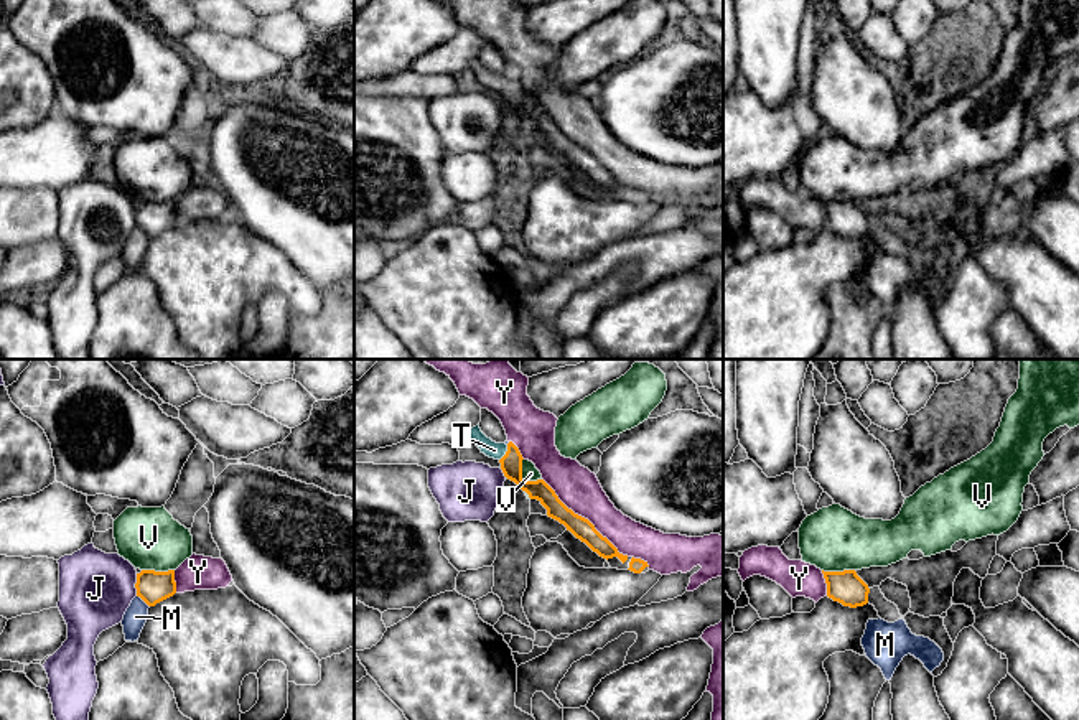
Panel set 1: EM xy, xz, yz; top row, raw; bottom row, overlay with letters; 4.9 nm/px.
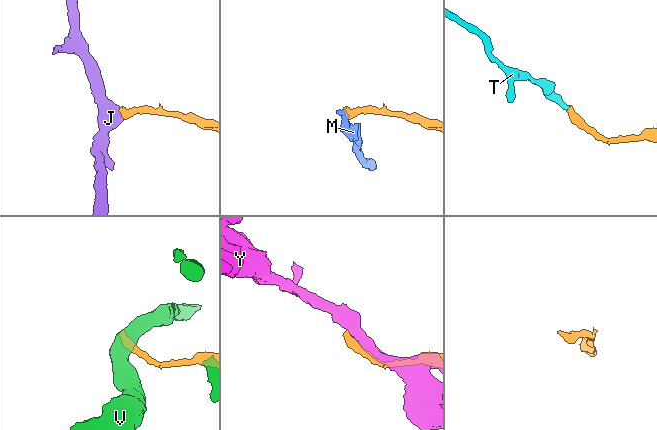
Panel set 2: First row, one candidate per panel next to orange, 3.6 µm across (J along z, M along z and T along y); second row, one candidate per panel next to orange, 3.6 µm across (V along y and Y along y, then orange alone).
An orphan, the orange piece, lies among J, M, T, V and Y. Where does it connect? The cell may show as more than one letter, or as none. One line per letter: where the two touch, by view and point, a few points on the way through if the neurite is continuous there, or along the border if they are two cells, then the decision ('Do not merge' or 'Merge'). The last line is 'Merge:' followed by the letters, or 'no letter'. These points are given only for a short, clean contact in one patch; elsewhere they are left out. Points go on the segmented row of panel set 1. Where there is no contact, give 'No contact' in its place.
J: Touches orange at xy (135, 585). Boundary: xy (137, 574), (135, 595). Do not merge
M: Touches orange at xy (144, 600). Boundary: xy (137, 595), (149, 607). Do not merge
T: Touches orange at xz (506, 453). Path across: xz (511, 463), (506, 453), (495, 450). Merge
V: Touches orange at xz (521, 478). Boundary: xz (523, 458), (523, 478), (541, 480). Do not merge
Y: Touches orange at xz (583, 518). Do not merge
Merge: T

